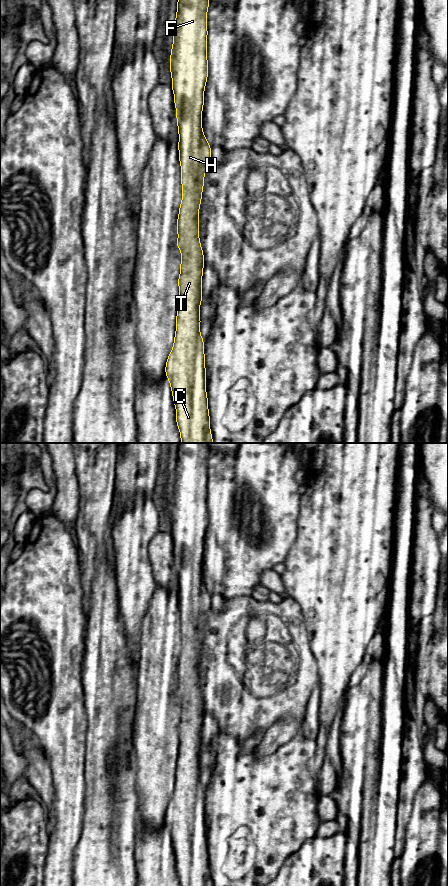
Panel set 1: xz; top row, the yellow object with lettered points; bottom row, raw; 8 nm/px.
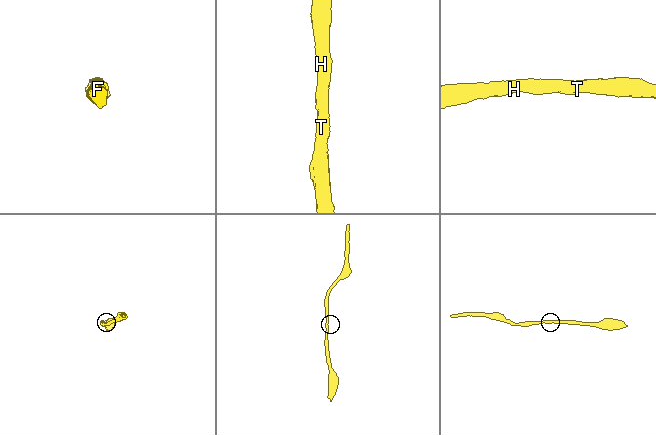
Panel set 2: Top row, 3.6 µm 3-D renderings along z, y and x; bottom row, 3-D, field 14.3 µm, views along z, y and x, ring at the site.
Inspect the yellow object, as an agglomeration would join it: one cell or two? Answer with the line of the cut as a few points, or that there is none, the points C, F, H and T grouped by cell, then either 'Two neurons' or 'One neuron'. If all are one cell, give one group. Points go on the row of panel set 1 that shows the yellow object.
No split. Groups: C F H T. One neuron

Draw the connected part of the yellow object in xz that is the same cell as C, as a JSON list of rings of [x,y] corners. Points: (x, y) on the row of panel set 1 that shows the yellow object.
[[[178,0],[177,13],[174,24],[173,45],[170,55],[170,73],[172,90],[176,107],[177,126],[179,134],[178,150],[181,165],[182,201],[177,219],[178,240],[176,246],[181,251],[180,275],[178,278],[179,300],[176,315],[176,332],[173,348],[167,358],[165,374],[172,390],[174,406],[176,408],[176,423],[180,431],[181,443],[213,443],[210,430],[210,415],[206,392],[206,368],[204,354],[204,340],[200,334],[200,305],[203,298],[202,276],[204,268],[204,254],[199,239],[199,209],[204,187],[204,176],[207,164],[211,161],[211,146],[202,129],[202,111],[204,105],[204,90],[208,78],[207,60],[207,11],[210,0]]]

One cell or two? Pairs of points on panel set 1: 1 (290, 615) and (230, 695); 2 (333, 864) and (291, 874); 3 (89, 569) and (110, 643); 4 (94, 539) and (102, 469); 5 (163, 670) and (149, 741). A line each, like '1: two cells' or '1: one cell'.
1: one cell
2: one cell
3: two cells
4: one cell
5: one cell

